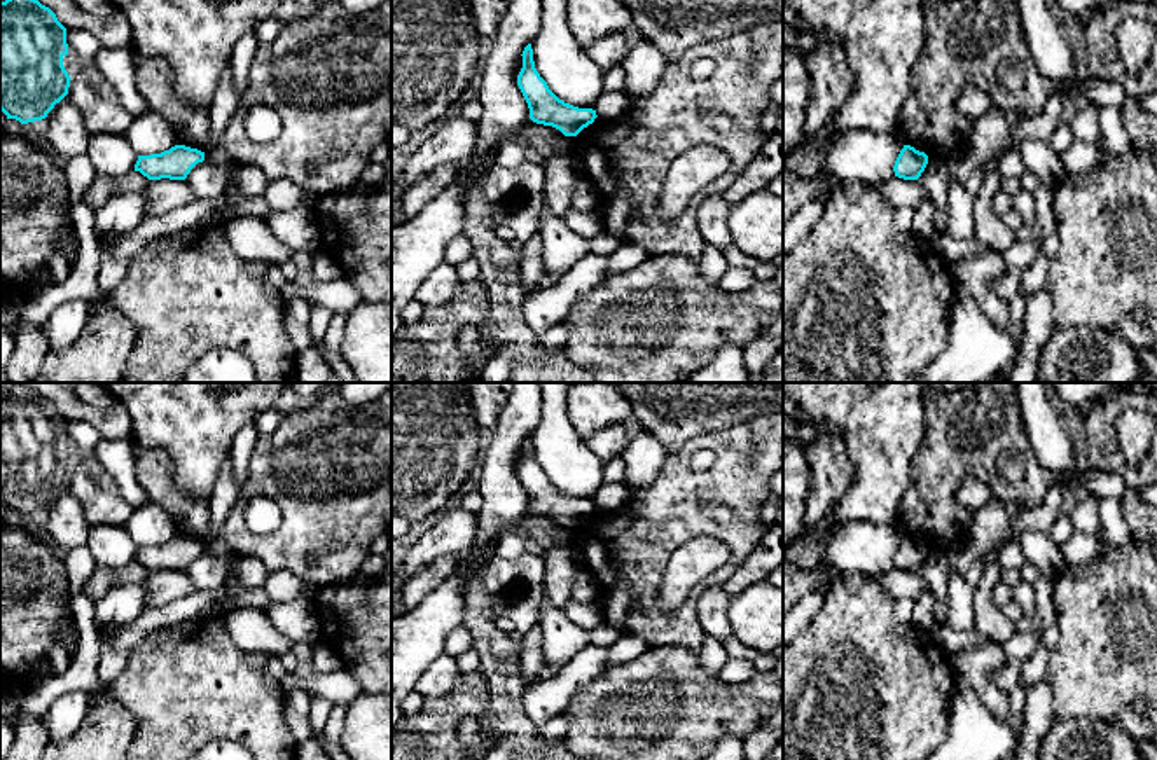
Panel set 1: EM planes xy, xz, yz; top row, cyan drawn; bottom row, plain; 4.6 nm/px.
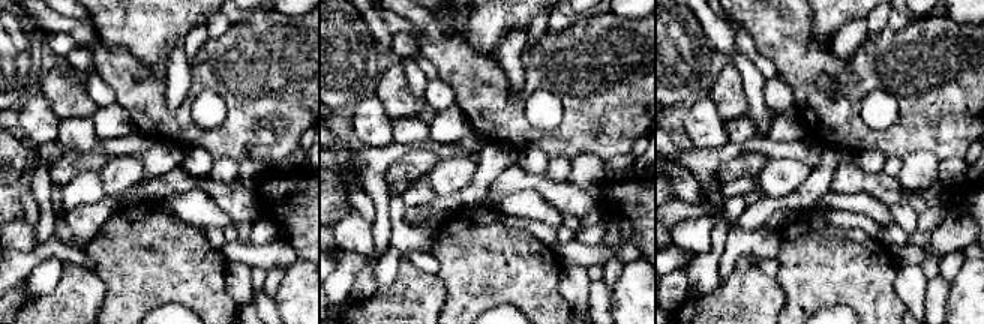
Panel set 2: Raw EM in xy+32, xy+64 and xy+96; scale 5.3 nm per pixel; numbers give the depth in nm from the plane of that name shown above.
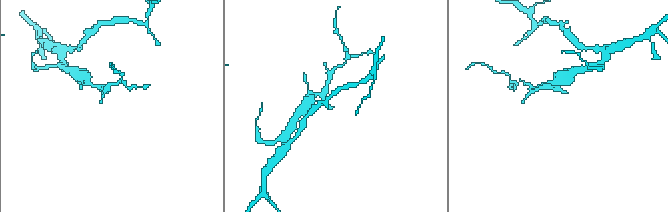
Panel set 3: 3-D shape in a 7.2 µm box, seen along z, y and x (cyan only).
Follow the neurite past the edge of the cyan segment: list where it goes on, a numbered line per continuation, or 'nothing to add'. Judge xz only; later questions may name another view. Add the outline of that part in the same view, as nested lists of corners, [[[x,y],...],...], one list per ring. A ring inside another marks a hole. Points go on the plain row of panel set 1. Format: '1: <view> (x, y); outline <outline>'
nothing to add

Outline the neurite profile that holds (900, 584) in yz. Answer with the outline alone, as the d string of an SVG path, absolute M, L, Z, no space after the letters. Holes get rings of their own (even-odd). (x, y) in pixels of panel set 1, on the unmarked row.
M893 568L890 573L867 577L890 592L895 599L916 601L923 592L930 591L925 578L918 571Z

